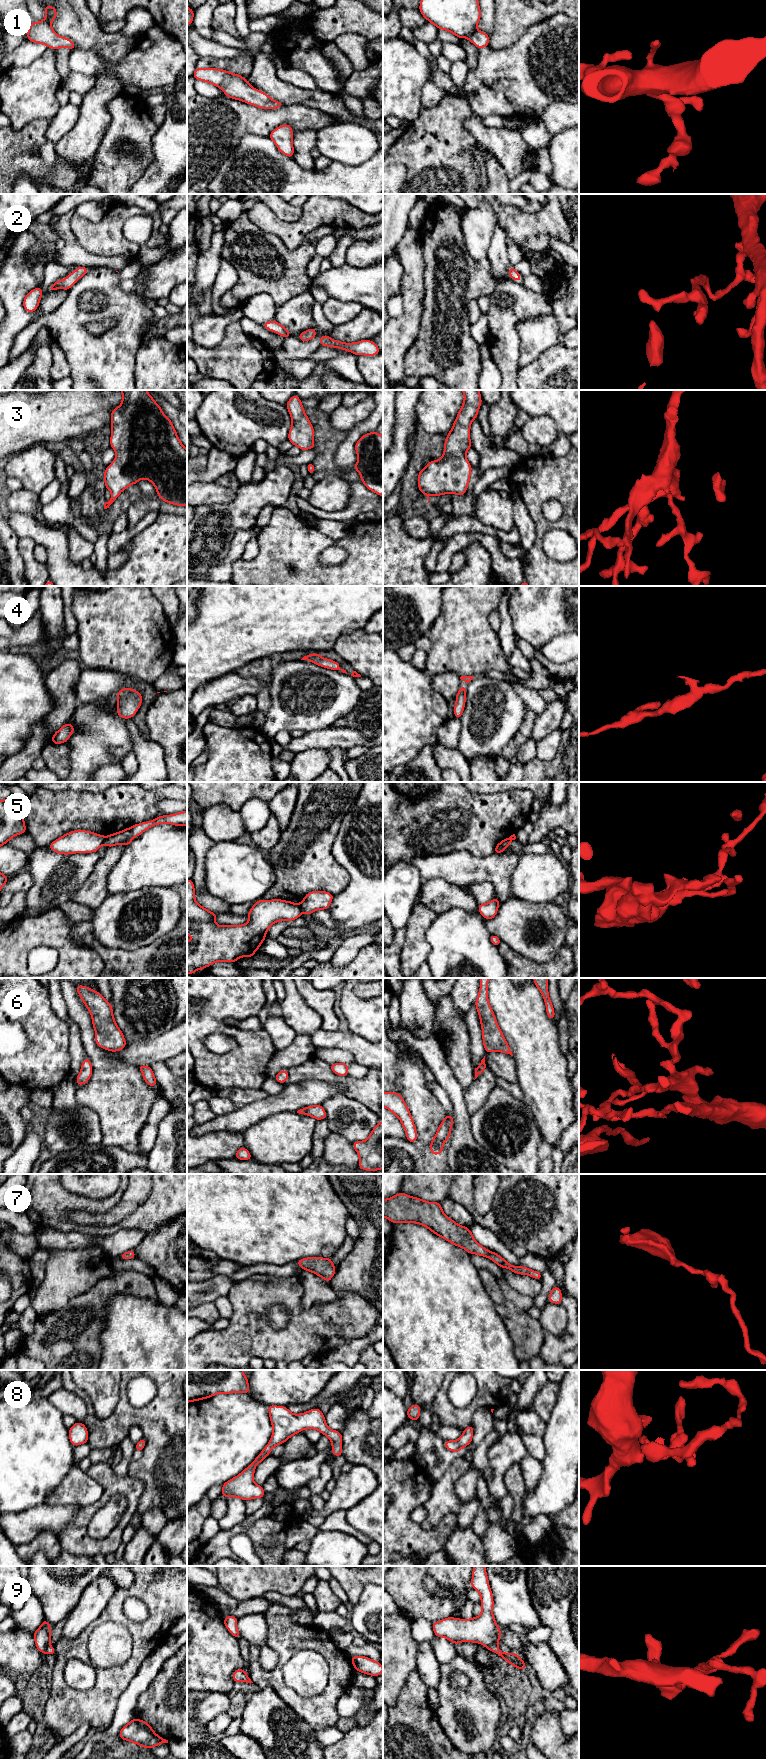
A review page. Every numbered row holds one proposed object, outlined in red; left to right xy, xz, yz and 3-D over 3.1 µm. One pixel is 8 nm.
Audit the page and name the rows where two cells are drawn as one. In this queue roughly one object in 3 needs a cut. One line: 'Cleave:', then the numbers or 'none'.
Cleave: 5

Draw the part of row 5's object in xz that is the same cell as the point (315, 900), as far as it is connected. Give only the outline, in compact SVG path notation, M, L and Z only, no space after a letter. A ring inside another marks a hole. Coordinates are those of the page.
M311 891L300 903L302 912L311 915L316 910L327 910L334 895L327 891Z

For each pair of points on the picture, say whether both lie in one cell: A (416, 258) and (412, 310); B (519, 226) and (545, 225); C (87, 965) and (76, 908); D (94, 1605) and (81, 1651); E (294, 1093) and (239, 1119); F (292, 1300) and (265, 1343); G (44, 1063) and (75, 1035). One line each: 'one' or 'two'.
A: one
B: one
C: two
D: two
E: one
F: one
G: two

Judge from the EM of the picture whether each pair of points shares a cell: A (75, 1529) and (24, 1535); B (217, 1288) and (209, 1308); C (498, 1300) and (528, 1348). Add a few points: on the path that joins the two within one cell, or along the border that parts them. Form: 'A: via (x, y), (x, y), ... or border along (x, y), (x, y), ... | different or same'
A: border along (76, 1514), (57, 1536) | different
B: border along (213, 1302), (203, 1302), (197, 1306) | different
C: via (508, 1312), (527, 1336) | same

